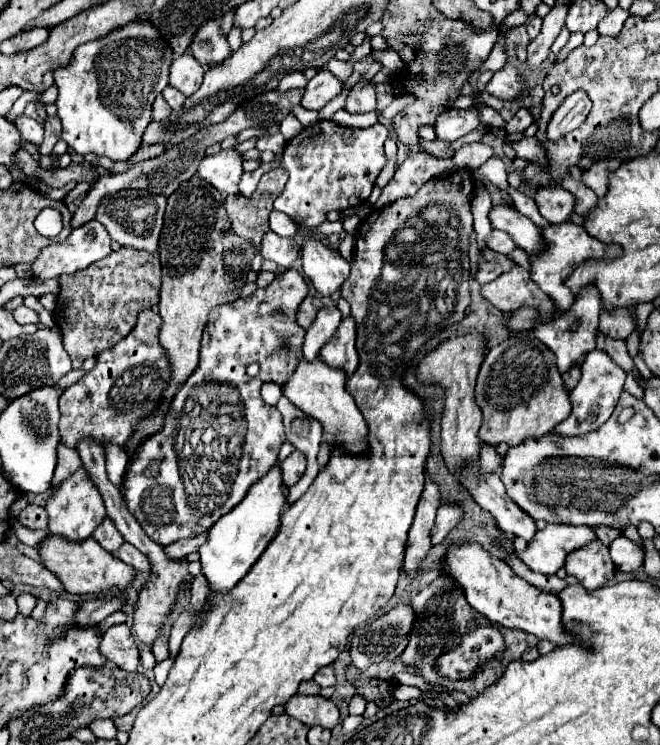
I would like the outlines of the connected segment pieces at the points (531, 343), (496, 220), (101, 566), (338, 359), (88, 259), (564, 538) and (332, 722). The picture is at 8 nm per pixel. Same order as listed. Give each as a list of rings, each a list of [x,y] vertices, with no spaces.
[[[533,333],[509,337],[507,341],[489,349],[477,377],[475,403],[483,411],[483,425],[479,429],[479,441],[485,445],[495,445],[495,447],[501,443],[515,447],[527,439],[539,439],[547,435],[551,427],[555,427],[555,423],[561,423],[571,413],[569,393],[563,391],[563,381],[555,367],[555,355],[551,355],[549,347],[545,347]]]
[[[509,205],[493,207],[489,213],[489,221],[493,229],[509,233],[517,247],[525,251],[539,251],[539,247],[543,247],[543,239],[539,239],[539,227]]]
[[[49,535],[39,541],[37,551],[39,551],[41,563],[45,565],[45,569],[57,575],[57,579],[63,583],[67,593],[75,593],[75,595],[85,595],[85,593],[103,595],[109,589],[125,591],[131,587],[131,581],[135,575],[133,567],[109,555],[109,551],[99,547],[95,539],[91,537],[83,541],[69,541],[69,539],[63,539],[61,535]]]
[[[349,315],[341,321],[331,341],[321,349],[319,357],[333,367],[343,369],[351,375],[357,369],[357,349],[355,349],[355,319]]]
[[[93,219],[93,221],[85,223],[83,227],[71,231],[71,235],[63,243],[51,243],[51,247],[45,247],[39,253],[39,257],[33,261],[33,277],[45,281],[45,279],[59,277],[63,273],[75,273],[75,271],[89,267],[97,259],[107,257],[109,253],[111,253],[109,251],[109,235],[107,235],[107,231],[103,231],[103,225],[95,223],[95,219]]]
[[[545,525],[527,543],[527,549],[517,553],[517,557],[531,569],[543,575],[553,575],[565,565],[565,557],[591,543],[595,537],[591,527],[575,525]]]
[[[293,695],[285,705],[285,713],[289,717],[299,719],[307,727],[321,725],[325,729],[333,729],[339,723],[339,709],[331,699],[321,695]]]

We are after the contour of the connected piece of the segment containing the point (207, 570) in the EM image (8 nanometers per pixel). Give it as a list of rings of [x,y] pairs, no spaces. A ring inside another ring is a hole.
[[[275,463],[261,479],[255,481],[253,487],[249,487],[243,501],[235,507],[235,511],[229,511],[211,527],[207,533],[207,541],[199,549],[203,573],[209,581],[209,589],[225,593],[233,585],[237,585],[247,571],[253,567],[253,563],[263,555],[271,539],[277,535],[281,525],[281,515],[285,509],[285,493],[283,493],[283,479],[281,479],[281,467]]]

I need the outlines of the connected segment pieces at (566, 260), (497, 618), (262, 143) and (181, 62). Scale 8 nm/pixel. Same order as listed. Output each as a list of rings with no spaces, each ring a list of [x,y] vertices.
[[[569,221],[559,223],[559,225],[543,227],[541,235],[545,239],[545,249],[541,253],[527,253],[529,255],[529,263],[531,263],[531,279],[539,285],[541,291],[545,291],[565,311],[575,301],[573,295],[571,295],[571,289],[565,287],[567,275],[571,275],[571,271],[575,267],[579,267],[589,257],[611,257],[611,255],[619,255],[619,251],[621,251],[619,245],[603,245],[597,239],[591,239],[583,231],[582,225],[575,225]]]
[[[455,541],[447,547],[441,563],[441,573],[451,577],[465,593],[467,603],[491,623],[505,629],[519,629],[535,635],[537,639],[547,639],[555,645],[575,643],[573,635],[567,635],[561,625],[561,601],[555,593],[543,591],[525,579],[517,577],[503,559],[493,557],[489,551],[481,549],[475,541]]]
[[[275,133],[275,135],[263,135],[261,139],[257,139],[255,147],[257,147],[259,151],[273,151],[275,155],[279,155],[279,153],[283,151],[283,147],[285,147],[285,139],[283,139],[281,133]]]
[[[189,53],[181,55],[181,57],[175,57],[173,63],[171,63],[169,85],[175,87],[177,91],[181,91],[185,97],[189,97],[201,87],[203,73],[205,73],[203,67]]]

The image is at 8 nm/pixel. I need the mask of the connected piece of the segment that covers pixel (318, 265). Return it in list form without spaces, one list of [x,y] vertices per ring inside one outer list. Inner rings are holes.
[[[307,237],[303,241],[301,261],[305,277],[311,279],[315,289],[325,297],[333,295],[343,285],[351,269],[337,249],[329,249],[313,237]]]

